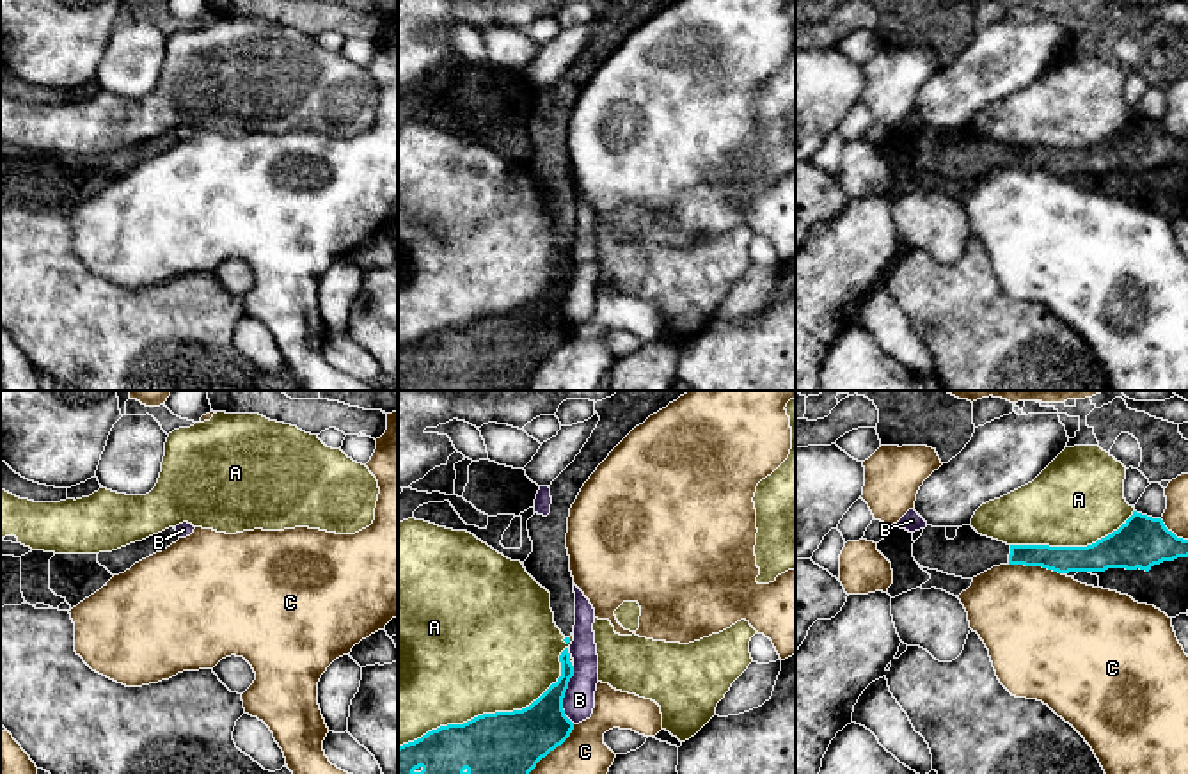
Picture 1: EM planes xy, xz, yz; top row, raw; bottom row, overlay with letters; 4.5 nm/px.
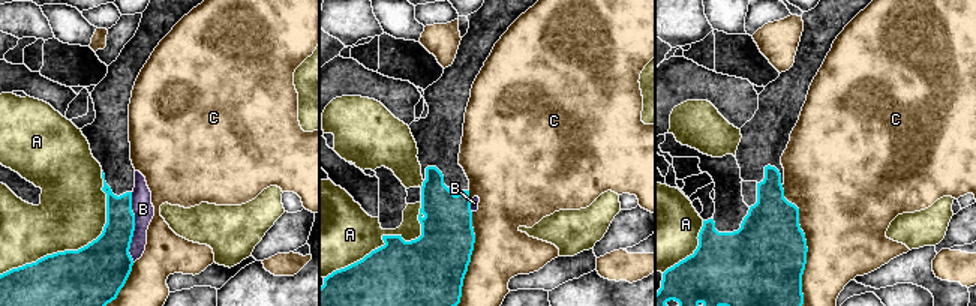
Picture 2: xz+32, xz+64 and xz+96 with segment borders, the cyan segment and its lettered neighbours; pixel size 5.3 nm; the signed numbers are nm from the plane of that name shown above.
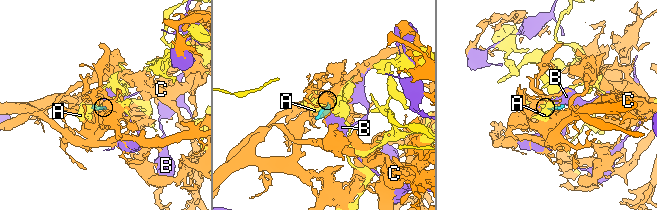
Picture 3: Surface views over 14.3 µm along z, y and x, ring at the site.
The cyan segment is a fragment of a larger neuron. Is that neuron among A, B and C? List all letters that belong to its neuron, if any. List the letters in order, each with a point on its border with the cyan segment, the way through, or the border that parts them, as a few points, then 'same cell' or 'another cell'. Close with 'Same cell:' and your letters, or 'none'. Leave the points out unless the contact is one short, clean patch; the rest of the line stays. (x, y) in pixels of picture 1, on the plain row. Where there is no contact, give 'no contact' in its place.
A: xz (498, 315) | another cell
B: xz (563, 297) | along xz (574, 268), (574, 277), (563, 300), (563, 316), (572, 325) | another cell
C: xz (546, 357) | another cell
Same cell: none

